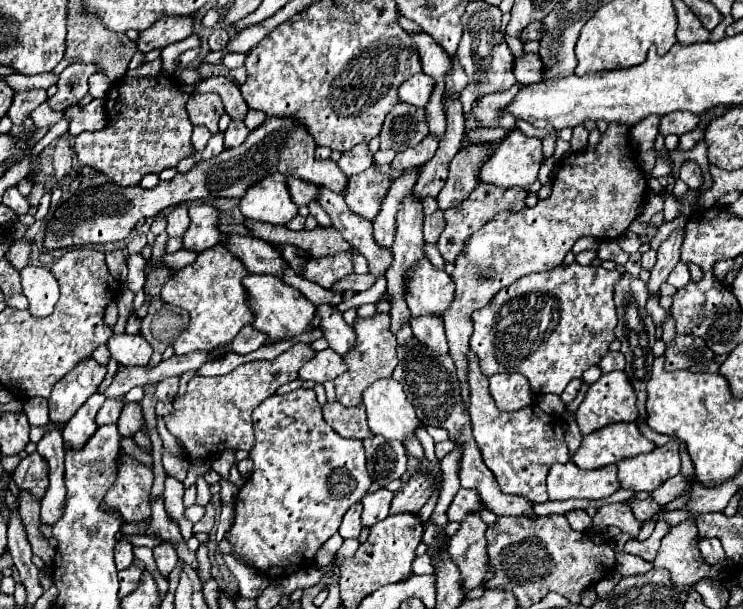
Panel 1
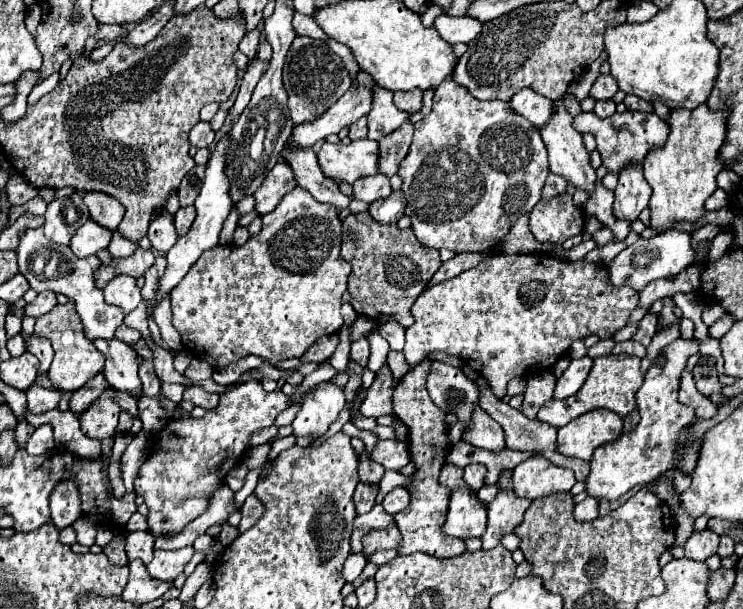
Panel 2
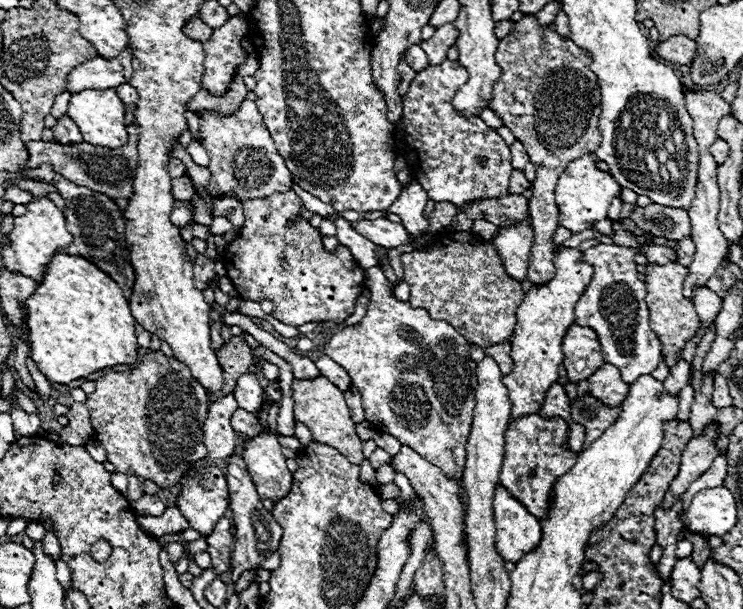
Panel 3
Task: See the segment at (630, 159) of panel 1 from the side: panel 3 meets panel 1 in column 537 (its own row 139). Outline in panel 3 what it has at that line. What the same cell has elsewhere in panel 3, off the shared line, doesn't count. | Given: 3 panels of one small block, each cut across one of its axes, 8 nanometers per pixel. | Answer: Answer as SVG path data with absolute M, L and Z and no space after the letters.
M244 100L234 116L220 116L212 110L204 110L204 116L200 118L200 134L210 156L208 168L212 172L212 178L206 186L208 194L234 192L238 198L248 200L292 190L292 174L286 168L284 158L274 148L272 136L262 120L256 102Z

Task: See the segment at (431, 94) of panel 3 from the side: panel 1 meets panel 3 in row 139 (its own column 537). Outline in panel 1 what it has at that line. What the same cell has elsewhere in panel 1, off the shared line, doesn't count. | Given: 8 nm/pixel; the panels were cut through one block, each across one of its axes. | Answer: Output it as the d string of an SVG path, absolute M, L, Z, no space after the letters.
M474 352L470 356L468 378L470 378L470 418L474 438L482 452L484 464L492 470L498 486L506 494L520 494L530 502L546 502L546 474L552 464L568 462L570 452L564 442L562 422L554 416L542 412L538 406L526 406L516 412L498 410L490 392L488 378L478 368L478 358Z

